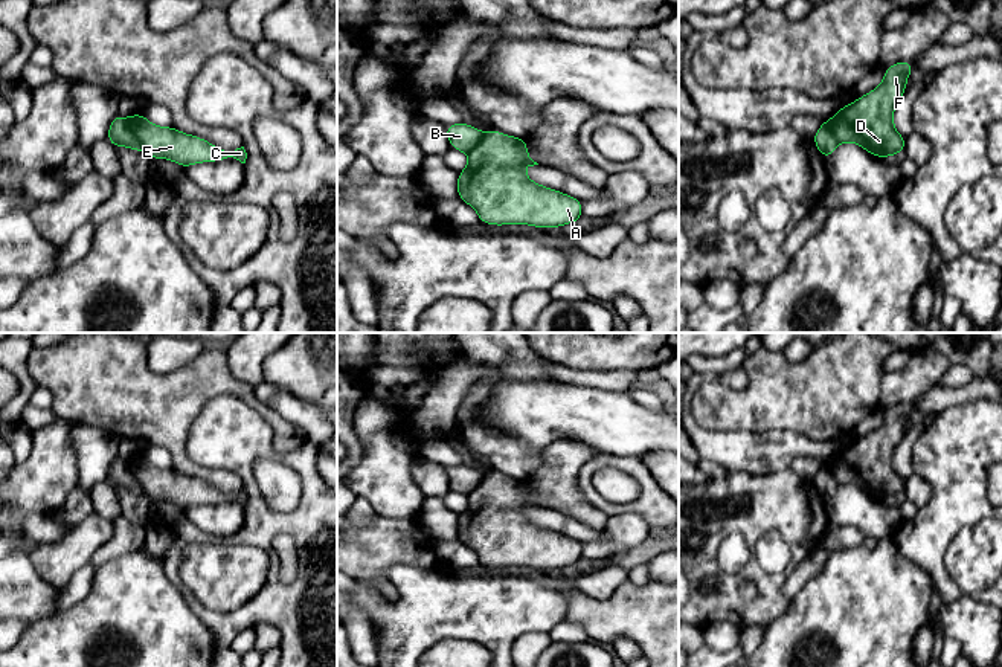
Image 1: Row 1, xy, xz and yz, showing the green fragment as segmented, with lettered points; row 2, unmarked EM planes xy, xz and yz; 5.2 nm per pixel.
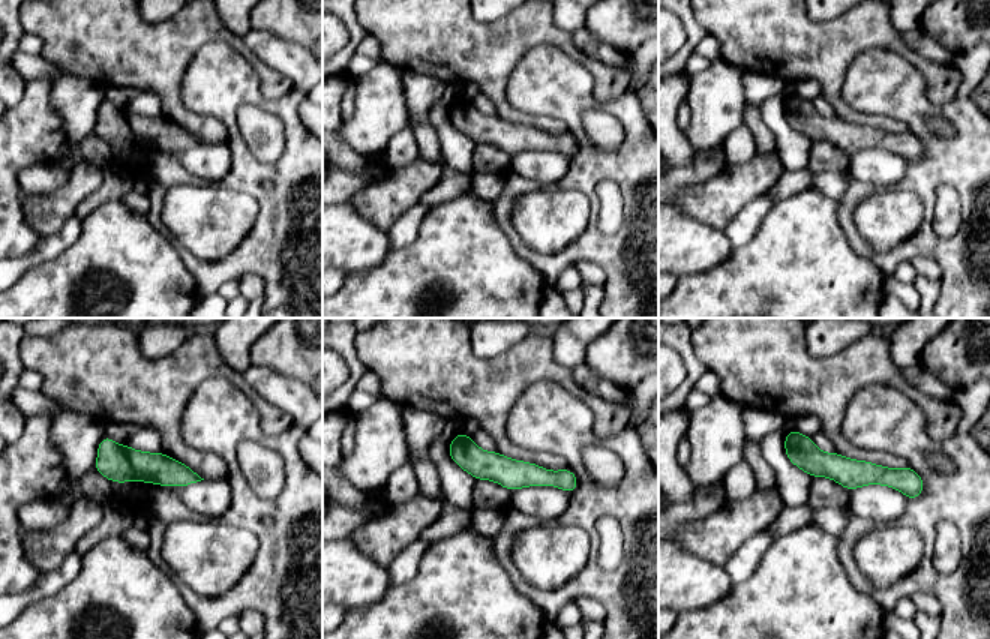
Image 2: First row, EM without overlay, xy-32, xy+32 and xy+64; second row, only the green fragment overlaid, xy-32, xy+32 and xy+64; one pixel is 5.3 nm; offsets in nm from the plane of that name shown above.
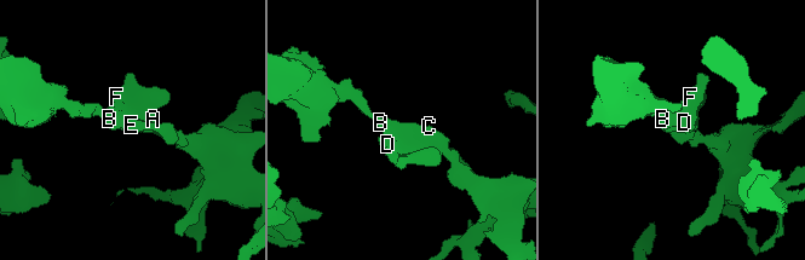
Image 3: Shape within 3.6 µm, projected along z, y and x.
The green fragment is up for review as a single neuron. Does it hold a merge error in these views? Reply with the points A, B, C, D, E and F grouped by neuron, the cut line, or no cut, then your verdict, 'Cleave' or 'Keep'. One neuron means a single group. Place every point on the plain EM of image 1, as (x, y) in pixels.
Groups: A C D E F / B. Split along xy (127, 461), (128, 470), (144, 492). Cleave

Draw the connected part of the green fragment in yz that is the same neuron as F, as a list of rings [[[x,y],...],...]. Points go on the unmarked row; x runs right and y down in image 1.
[[[898,403],[883,415],[883,424],[857,440],[853,446],[845,446],[830,462],[830,473],[834,476],[837,485],[853,484],[862,488],[869,496],[885,501],[894,496],[903,496],[906,479],[903,479],[894,469],[894,452],[906,433],[906,424],[914,411],[914,403]]]

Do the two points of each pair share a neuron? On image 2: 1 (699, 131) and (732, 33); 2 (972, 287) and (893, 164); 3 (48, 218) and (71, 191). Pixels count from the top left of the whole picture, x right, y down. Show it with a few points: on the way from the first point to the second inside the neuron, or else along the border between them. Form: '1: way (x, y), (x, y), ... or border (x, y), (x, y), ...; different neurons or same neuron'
1: border (720, 56), (744, 71); different neurons
2: border (909, 165), (905, 176), (894, 186); different neurons
3: way (53, 212), (68, 197); same neuron

